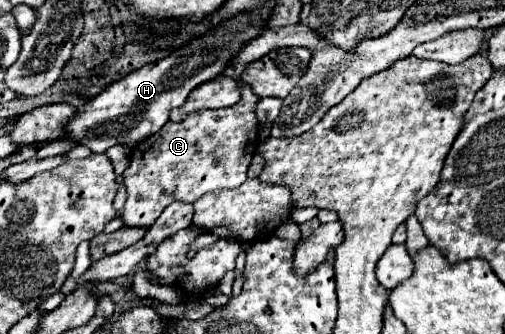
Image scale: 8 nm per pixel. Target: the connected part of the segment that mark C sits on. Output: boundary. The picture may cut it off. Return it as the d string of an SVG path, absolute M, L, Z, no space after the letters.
M240 83L240 89L242 89L240 103L226 109L194 111L180 123L168 121L156 135L132 147L130 165L124 171L124 185L126 185L128 199L124 205L122 219L128 227L150 227L156 223L162 211L174 201L194 203L208 191L238 187L246 181L246 171L258 145L258 119L254 115L258 97L252 95L252 91L244 87L244 83Z

